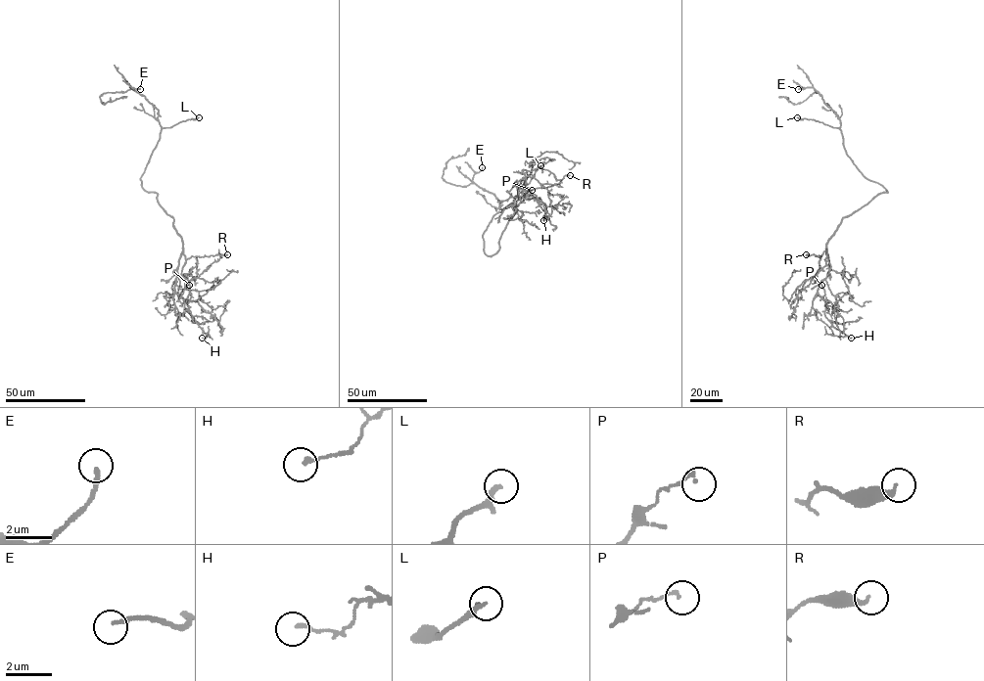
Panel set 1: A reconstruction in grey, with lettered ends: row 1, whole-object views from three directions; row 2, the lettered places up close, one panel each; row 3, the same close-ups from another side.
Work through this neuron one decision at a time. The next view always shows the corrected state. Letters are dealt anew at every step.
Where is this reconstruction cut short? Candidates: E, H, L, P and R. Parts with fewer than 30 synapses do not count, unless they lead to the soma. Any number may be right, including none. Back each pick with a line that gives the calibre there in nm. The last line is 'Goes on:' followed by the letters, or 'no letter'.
E: 200 nm thick
L: 140 nm thick
Goes on: E, L

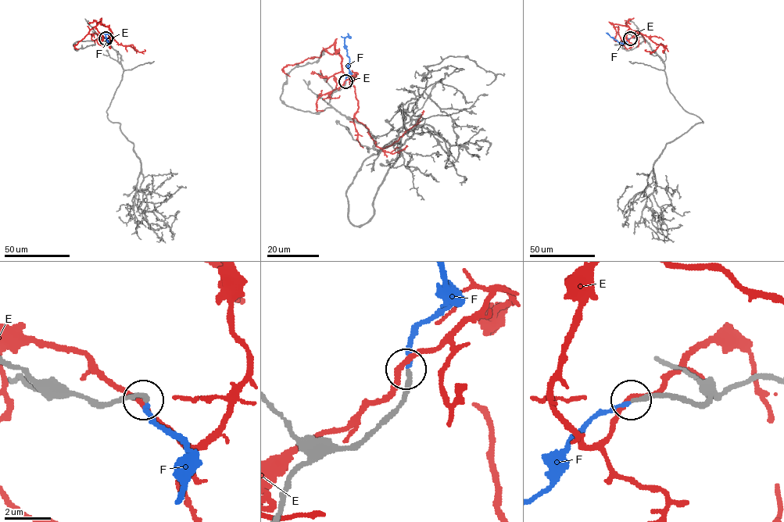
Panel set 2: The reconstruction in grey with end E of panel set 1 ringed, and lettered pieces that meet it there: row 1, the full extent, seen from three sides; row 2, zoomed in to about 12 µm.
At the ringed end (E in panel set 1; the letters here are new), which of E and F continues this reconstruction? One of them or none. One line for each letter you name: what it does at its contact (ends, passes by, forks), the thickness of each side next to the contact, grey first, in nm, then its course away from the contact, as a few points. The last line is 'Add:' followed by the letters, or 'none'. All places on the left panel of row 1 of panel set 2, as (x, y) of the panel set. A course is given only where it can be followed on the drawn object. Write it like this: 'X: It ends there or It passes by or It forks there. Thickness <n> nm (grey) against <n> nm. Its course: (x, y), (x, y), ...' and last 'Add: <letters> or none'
F: It ends there. Thickness 200 nm (grey) against 180 nm. Its course: (105, 38), (108, 44), (105, 37), (107, 33)
Add: F

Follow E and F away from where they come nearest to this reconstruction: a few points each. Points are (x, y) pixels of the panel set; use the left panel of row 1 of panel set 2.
E: (105, 37), (111, 38), (109, 29), (110, 37), (118, 44), (132, 44), (140, 52), (144, 49)
F: (105, 38), (108, 44), (105, 37), (107, 33)

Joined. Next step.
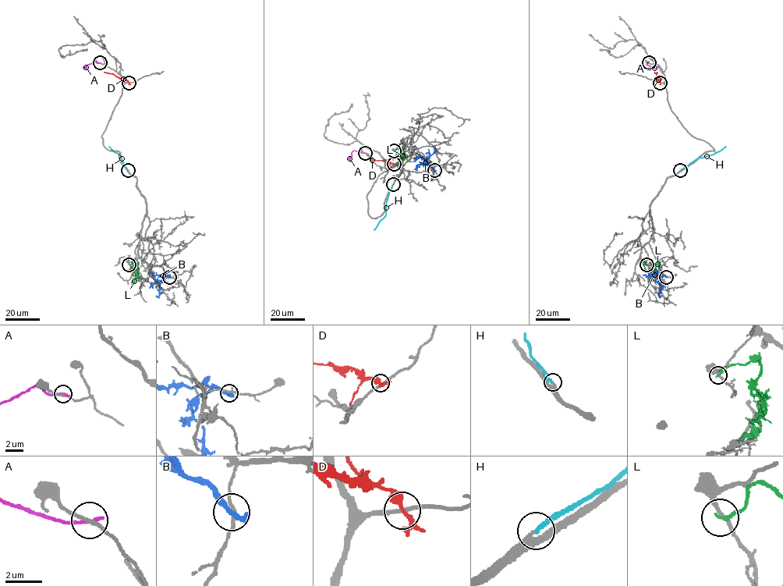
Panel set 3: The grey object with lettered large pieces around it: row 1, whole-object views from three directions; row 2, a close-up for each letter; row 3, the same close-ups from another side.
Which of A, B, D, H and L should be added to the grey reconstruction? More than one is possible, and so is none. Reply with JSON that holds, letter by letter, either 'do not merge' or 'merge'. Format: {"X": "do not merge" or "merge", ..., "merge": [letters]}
{"A": "do not merge", "B": "do not merge", "D": "do not merge", "H": "merge", "L": "do not merge", "merge": ["H"]}

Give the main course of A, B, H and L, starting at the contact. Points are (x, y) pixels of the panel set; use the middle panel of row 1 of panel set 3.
A: (365, 153), (353, 150), (349, 160)
B: (434, 170), (426, 163), (421, 165)
H: (393, 184), (386, 202), (386, 214), (373, 230)
L: (395, 150), (402, 148), (402, 158), (395, 165)

